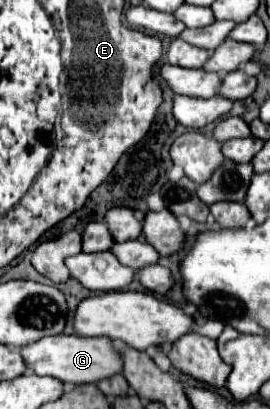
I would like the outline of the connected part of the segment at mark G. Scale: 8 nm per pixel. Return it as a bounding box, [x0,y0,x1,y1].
[20,336,122,384]

